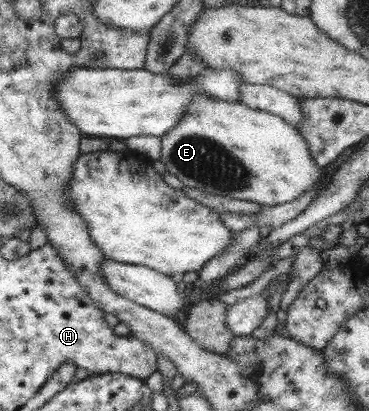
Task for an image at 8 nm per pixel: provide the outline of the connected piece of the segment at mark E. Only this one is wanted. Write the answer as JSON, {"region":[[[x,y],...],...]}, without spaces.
{"region":[[[200,90],[193,95],[180,121],[163,139],[161,162],[185,186],[211,195],[276,206],[322,183],[310,158],[306,138],[278,114],[258,111],[237,101],[222,101]]]}

